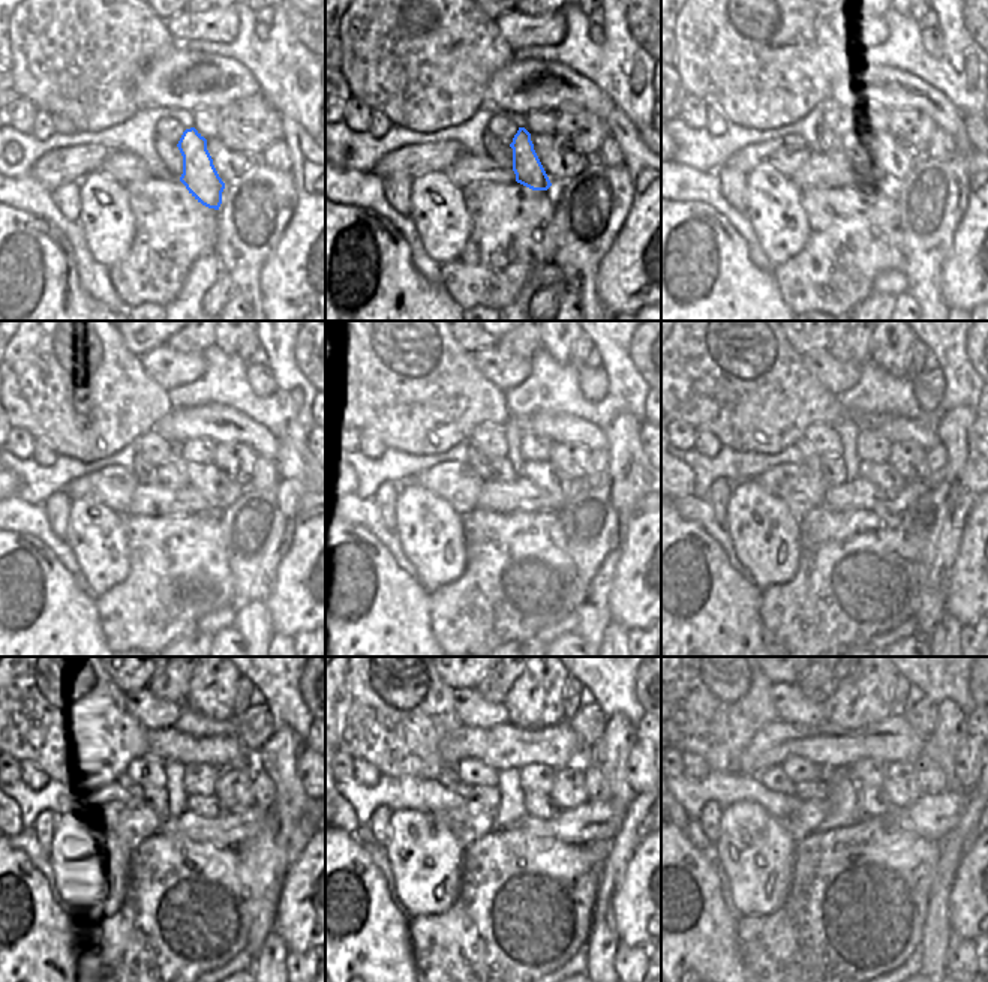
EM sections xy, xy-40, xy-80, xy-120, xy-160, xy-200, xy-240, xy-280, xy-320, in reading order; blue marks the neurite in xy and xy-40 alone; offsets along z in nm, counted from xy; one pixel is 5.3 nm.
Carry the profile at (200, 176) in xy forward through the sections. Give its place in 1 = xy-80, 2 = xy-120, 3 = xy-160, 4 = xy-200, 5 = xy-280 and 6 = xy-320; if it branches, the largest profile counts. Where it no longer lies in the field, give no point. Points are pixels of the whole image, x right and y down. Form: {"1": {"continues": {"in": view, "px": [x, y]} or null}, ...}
{"1": {"continues": {"in": "xy-80", "px": [852, 144]}}, "2": {"continues": {"in": "xy-120", "px": [168, 474]}}, "3": {"continues": {"in": "xy-160", "px": [502, 473]}}, "4": {"continues": {"in": "xy-200", "px": [832, 470]}}, "5": {"continues": {"in": "xy-280", "px": [489, 796]}}, "6": {"continues": {"in": "xy-320", "px": [805, 790]}}}

